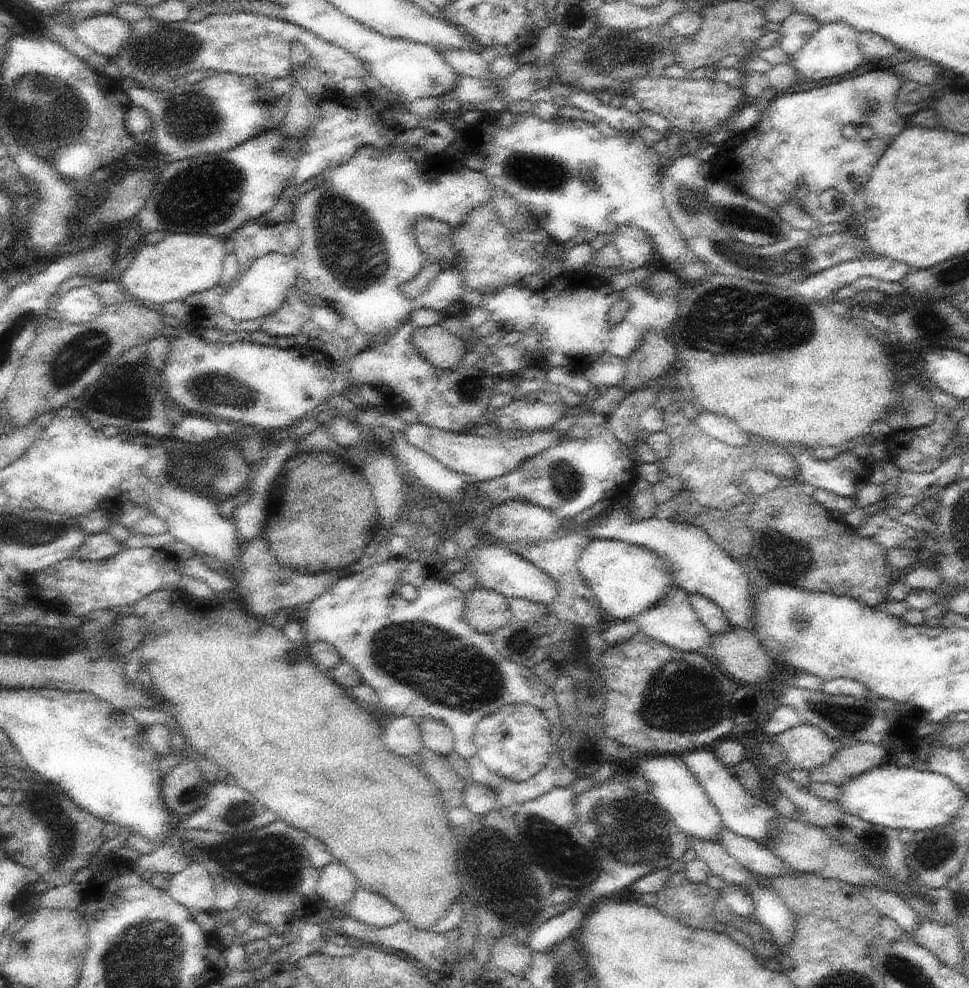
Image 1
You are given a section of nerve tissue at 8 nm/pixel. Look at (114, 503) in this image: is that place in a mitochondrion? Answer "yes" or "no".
no

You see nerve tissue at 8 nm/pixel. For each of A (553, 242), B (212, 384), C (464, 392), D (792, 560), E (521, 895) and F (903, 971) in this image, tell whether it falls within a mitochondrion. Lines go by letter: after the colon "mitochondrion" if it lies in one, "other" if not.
A: other
B: mitochondrion
C: mitochondrion
D: mitochondrion
E: other
F: mitochondrion

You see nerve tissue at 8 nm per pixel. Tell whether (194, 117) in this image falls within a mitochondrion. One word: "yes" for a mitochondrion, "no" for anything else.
yes

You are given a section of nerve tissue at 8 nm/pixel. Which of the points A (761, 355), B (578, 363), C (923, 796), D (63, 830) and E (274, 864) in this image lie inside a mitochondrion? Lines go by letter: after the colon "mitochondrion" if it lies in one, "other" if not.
A: other
B: other
C: other
D: mitochondrion
E: mitochondrion

